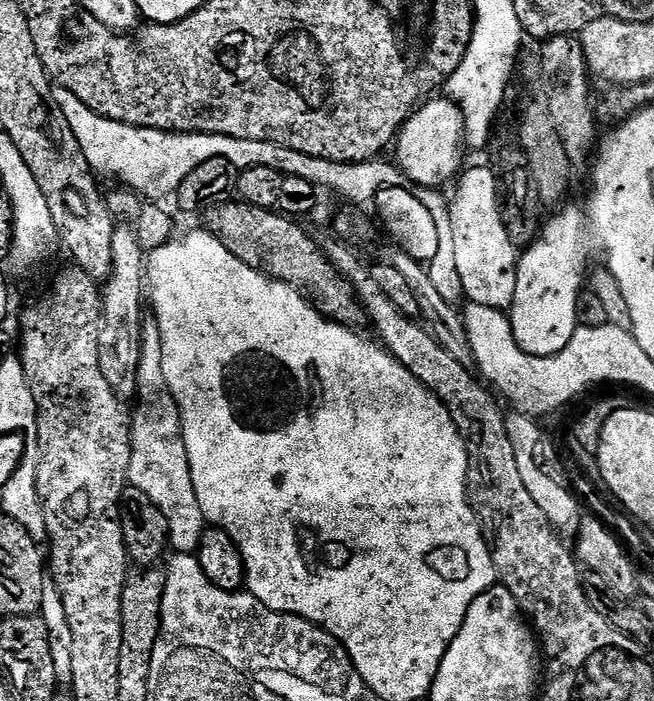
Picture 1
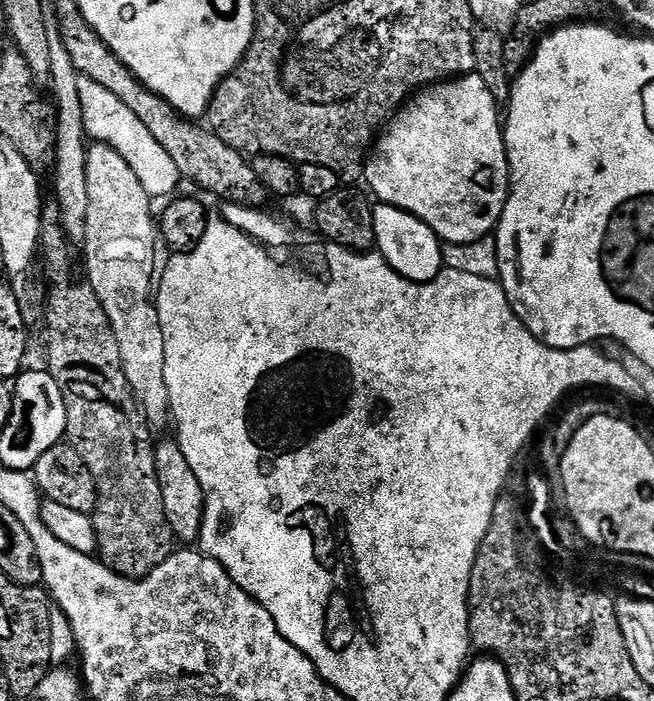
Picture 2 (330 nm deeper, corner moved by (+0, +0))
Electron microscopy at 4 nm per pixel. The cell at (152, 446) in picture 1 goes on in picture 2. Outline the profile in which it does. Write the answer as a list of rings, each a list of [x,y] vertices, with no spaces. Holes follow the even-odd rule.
[[[92,142],[88,144],[88,157],[86,158],[86,191],[90,194],[90,210],[86,210],[86,238],[82,242],[82,248],[84,248],[84,260],[82,256],[82,264],[88,267],[88,276],[86,275],[87,283],[92,285],[92,289],[94,290],[94,294],[98,294],[98,302],[102,302],[102,310],[106,310],[106,318],[110,318],[110,326],[114,330],[114,338],[118,338],[118,354],[122,358],[122,370],[126,374],[126,382],[130,382],[130,390],[134,394],[134,398],[136,399],[137,404],[140,405],[140,411],[144,413],[144,419],[148,421],[149,425],[153,429],[159,430],[159,428],[169,427],[170,424],[170,409],[168,406],[168,395],[166,394],[166,342],[162,338],[162,322],[158,322],[158,310],[156,309],[154,303],[154,281],[158,276],[158,264],[156,268],[156,244],[158,248],[158,224],[154,219],[154,212],[152,216],[152,204],[154,204],[153,197],[148,195],[146,190],[142,190],[142,182],[138,182],[138,176],[134,174],[134,170],[130,170],[130,166],[126,166],[126,160],[122,158],[120,154],[115,152],[113,148],[110,146],[106,146],[105,144],[99,142]]]

